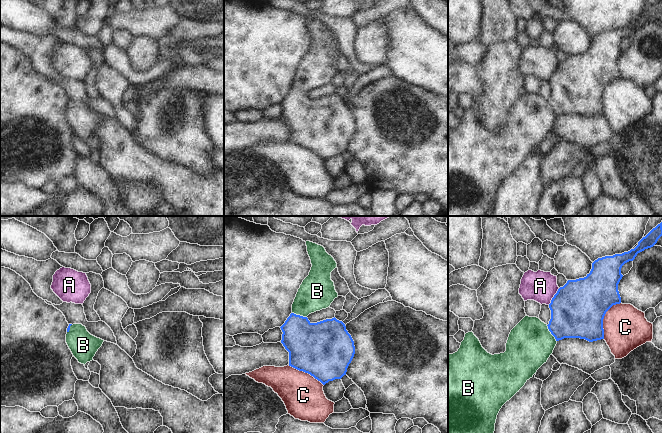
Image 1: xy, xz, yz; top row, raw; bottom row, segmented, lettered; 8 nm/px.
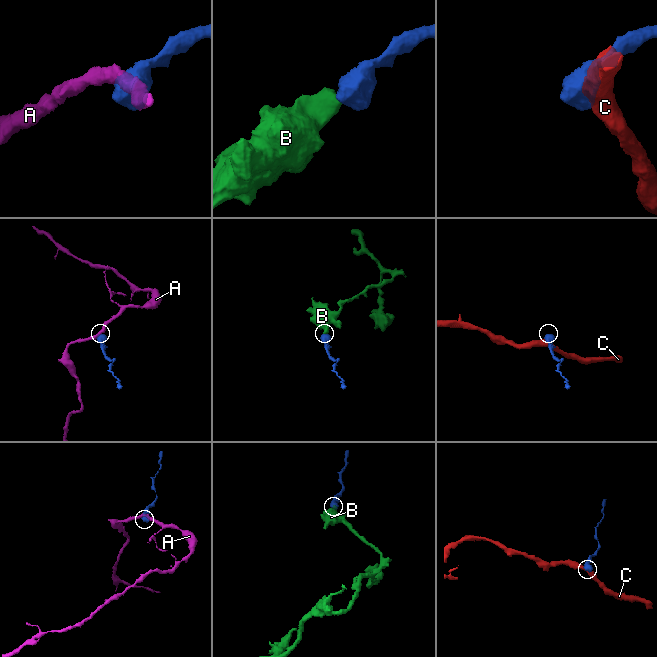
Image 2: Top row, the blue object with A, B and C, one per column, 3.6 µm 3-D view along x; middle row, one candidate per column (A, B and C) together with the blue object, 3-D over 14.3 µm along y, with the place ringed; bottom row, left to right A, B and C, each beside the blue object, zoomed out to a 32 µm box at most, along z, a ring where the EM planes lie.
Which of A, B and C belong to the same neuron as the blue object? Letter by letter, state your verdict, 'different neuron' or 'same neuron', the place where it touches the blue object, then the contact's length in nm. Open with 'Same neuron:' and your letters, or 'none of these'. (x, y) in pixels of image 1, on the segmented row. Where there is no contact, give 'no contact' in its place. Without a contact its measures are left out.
Same neuron: B
A: different neuron | yz (554, 296) | 160 nm
B: same neuron | yz (551, 333) | 160 nm
C: different neuron | yz (603, 318) | 320 nm

